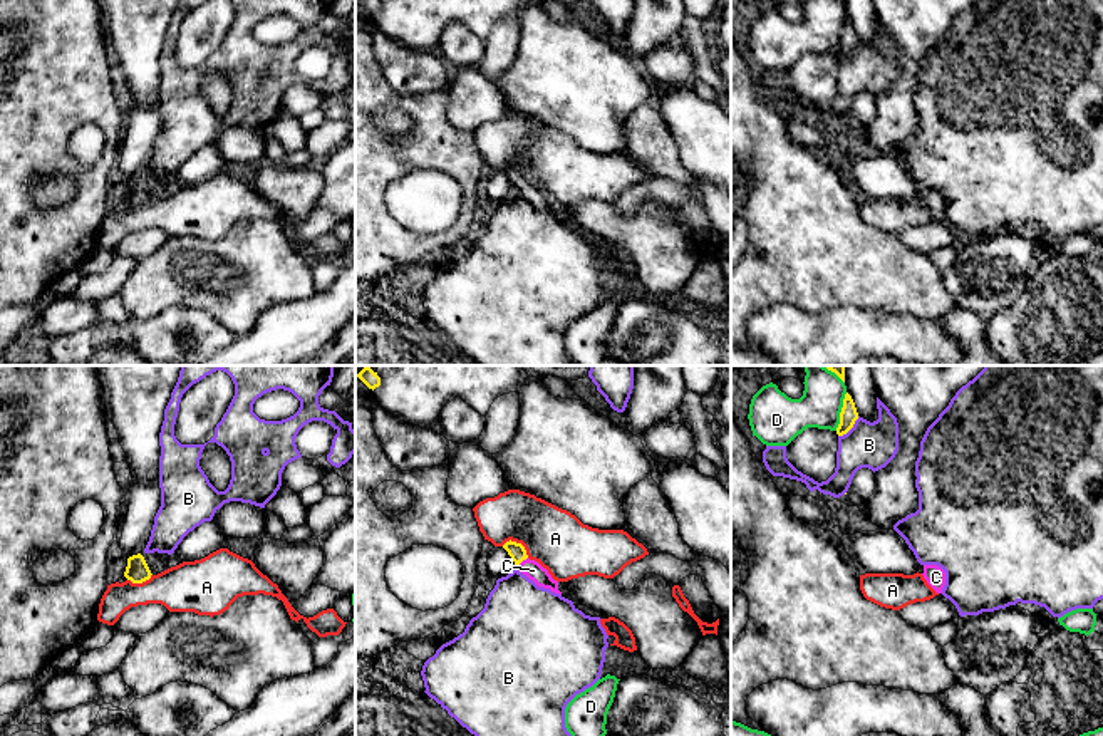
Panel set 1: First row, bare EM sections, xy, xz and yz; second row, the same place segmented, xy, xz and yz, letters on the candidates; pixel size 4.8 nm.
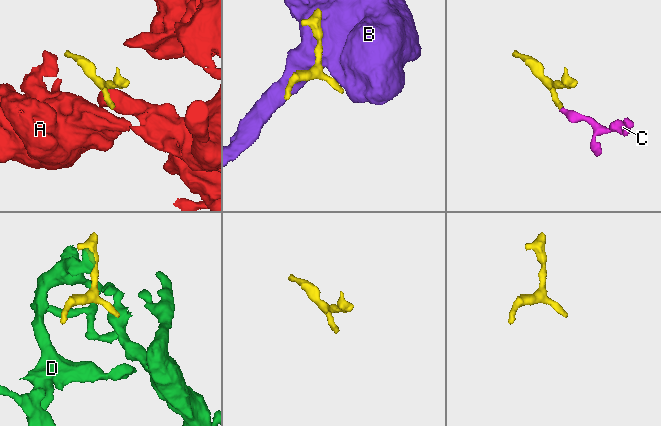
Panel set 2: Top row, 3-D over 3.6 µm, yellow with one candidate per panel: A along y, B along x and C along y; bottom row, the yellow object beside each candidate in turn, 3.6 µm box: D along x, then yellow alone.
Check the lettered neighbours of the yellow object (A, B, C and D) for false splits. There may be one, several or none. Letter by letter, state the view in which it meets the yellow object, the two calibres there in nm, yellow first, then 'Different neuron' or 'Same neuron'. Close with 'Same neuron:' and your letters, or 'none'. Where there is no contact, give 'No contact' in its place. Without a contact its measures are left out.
A: Touches yellow in xz. Thickness 80 nm (yellow) against 280 nm. Different neuron
B: Touches yellow in yz. Thickness 90 nm (yellow) against 220 nm. Different neuron
C: Touches yellow in xz. Thickness 80 nm (yellow) against 90 nm. Same neuron
D: Touches yellow in yz. Thickness 90 nm (yellow) against 200 nm. Different neuron
Same neuron: C

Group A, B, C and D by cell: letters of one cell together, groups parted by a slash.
A / B / C / D

